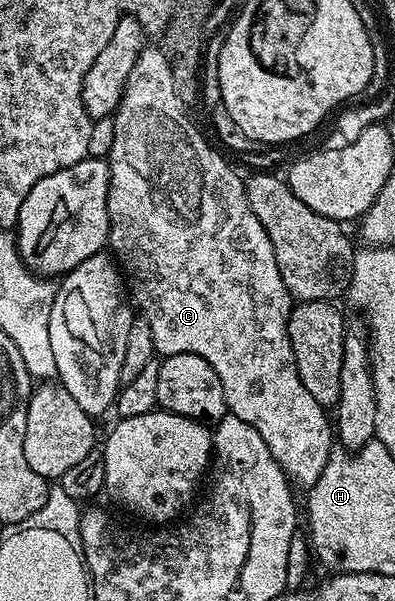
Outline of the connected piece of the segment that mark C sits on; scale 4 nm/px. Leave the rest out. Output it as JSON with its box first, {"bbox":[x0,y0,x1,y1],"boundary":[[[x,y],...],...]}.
{"bbox":[108,45,336,488],"boundary":[[[147,45],[132,68],[132,76],[128,76],[128,84],[124,88],[124,96],[112,117],[115,122],[115,140],[108,155],[110,163],[110,183],[108,184],[108,220],[110,221],[109,249],[113,257],[120,263],[121,273],[128,283],[129,293],[146,319],[148,328],[152,328],[152,340],[155,351],[159,355],[195,354],[208,364],[212,364],[212,372],[220,376],[220,384],[224,388],[226,409],[231,414],[240,416],[244,424],[252,424],[260,436],[264,436],[264,444],[268,444],[268,452],[280,464],[287,479],[295,487],[309,488],[320,480],[320,472],[324,472],[324,464],[328,464],[331,450],[335,449],[336,436],[332,431],[332,420],[327,407],[316,404],[316,400],[304,388],[304,380],[296,372],[296,360],[292,352],[292,344],[288,336],[288,320],[292,309],[290,289],[284,284],[284,276],[280,276],[280,267],[276,264],[276,252],[272,252],[272,240],[268,240],[268,232],[264,232],[264,224],[256,220],[256,212],[248,204],[246,183],[243,175],[238,175],[226,163],[227,155],[221,149],[213,150],[206,143],[206,138],[194,127],[194,122],[186,114],[180,96],[176,96],[174,68],[165,49]]]}

